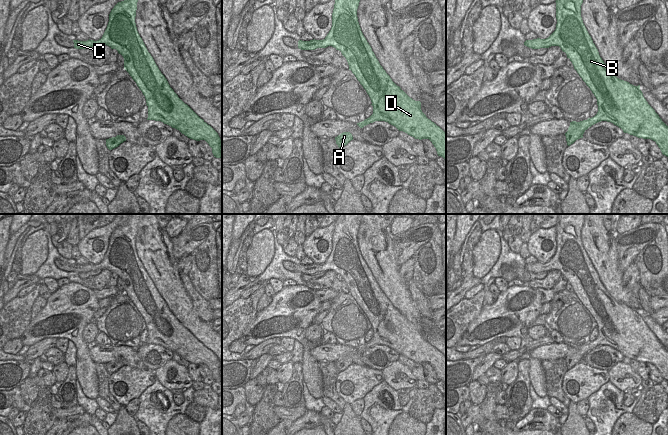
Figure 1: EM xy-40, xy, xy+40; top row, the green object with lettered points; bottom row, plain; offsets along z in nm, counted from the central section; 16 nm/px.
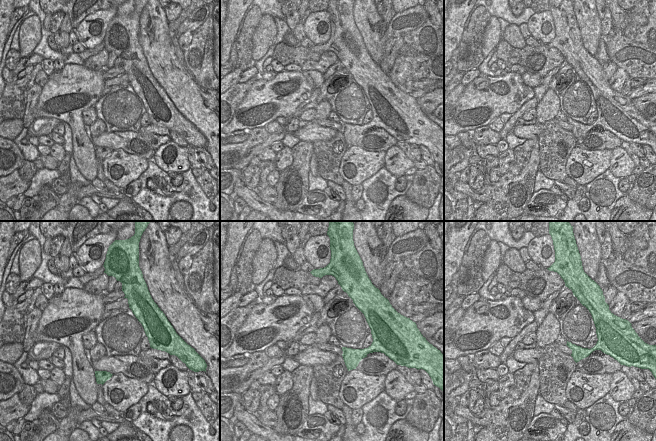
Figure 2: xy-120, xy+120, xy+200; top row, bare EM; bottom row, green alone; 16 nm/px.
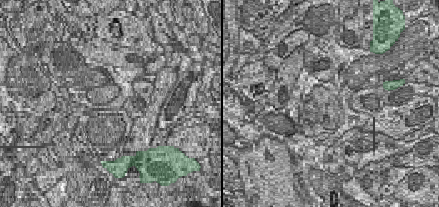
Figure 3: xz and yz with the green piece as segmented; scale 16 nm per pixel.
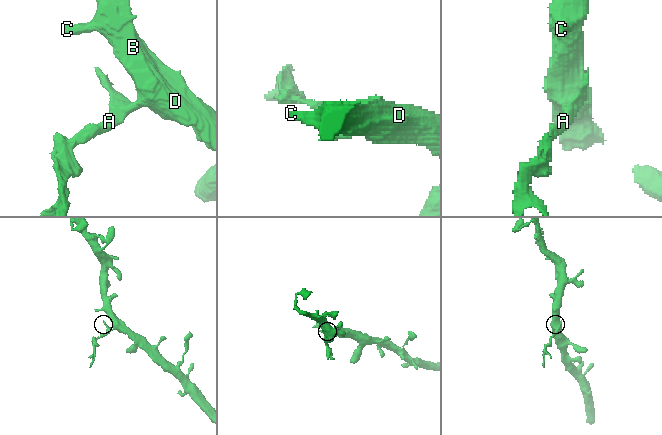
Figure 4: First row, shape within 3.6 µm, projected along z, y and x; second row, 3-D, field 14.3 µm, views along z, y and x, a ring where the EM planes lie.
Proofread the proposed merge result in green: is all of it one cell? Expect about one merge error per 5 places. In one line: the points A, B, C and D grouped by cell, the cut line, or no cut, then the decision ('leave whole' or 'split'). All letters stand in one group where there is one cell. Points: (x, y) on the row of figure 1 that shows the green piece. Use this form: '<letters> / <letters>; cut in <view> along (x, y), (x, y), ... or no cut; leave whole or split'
A / B C D; cut in xy+40 along (590, 118), (591, 125); split

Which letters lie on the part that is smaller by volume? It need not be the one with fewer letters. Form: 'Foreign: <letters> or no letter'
Foreign: A

